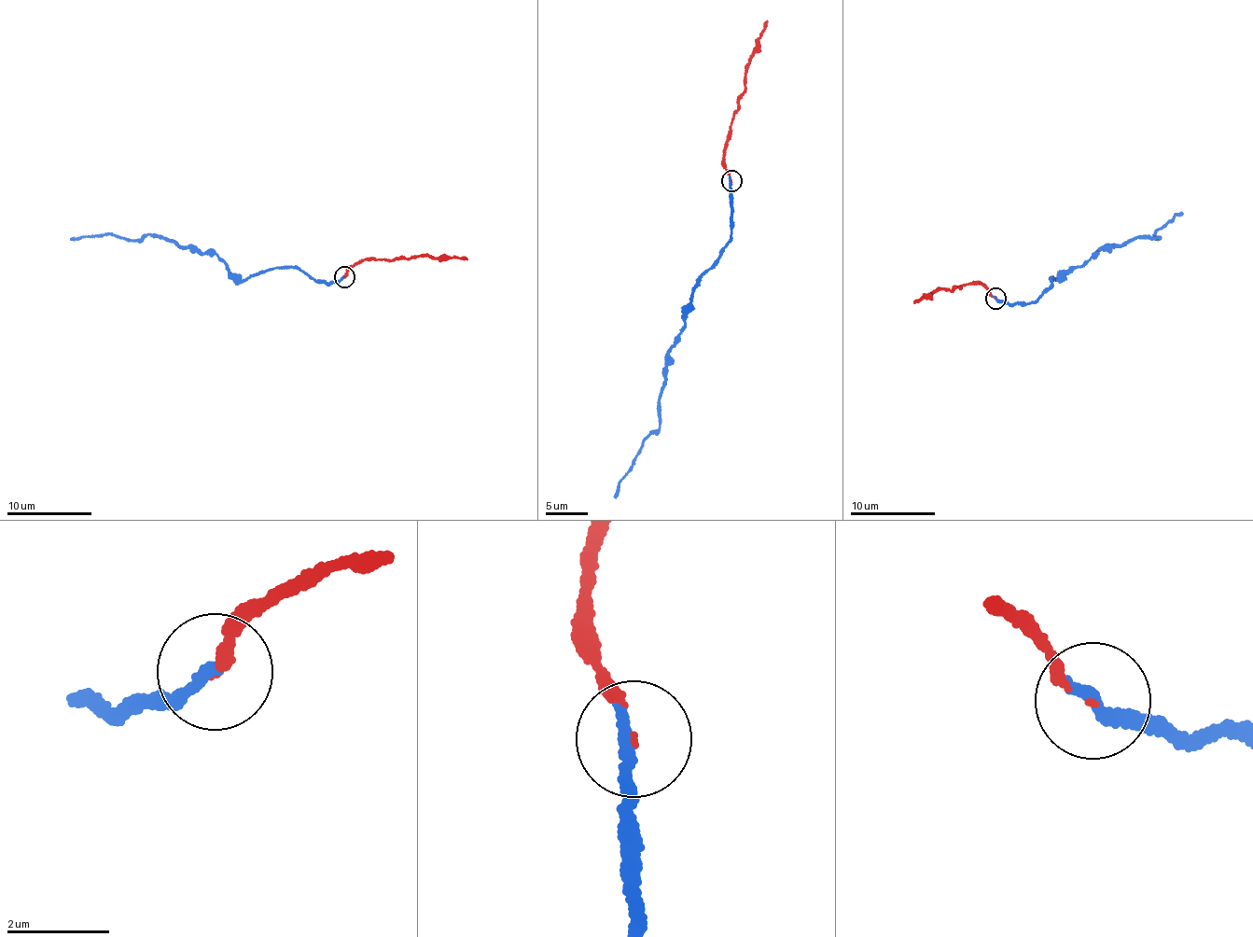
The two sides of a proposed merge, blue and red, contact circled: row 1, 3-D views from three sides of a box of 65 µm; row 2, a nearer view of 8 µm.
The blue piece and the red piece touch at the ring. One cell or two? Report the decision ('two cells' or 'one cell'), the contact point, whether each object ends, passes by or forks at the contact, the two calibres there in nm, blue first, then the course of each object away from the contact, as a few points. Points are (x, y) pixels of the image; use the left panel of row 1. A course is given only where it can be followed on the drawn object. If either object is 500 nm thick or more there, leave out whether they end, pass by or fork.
one cell; place (344, 277); blue ends; red ends; calibres 280 and 80 nm; course blue (344, 278), (327, 284), (277, 269), (241, 279), (214, 253), (150, 232), (71, 239); course red (344, 278), (350, 268), (369, 259), (396, 260), (427, 255), (431, 258), (467, 259)

